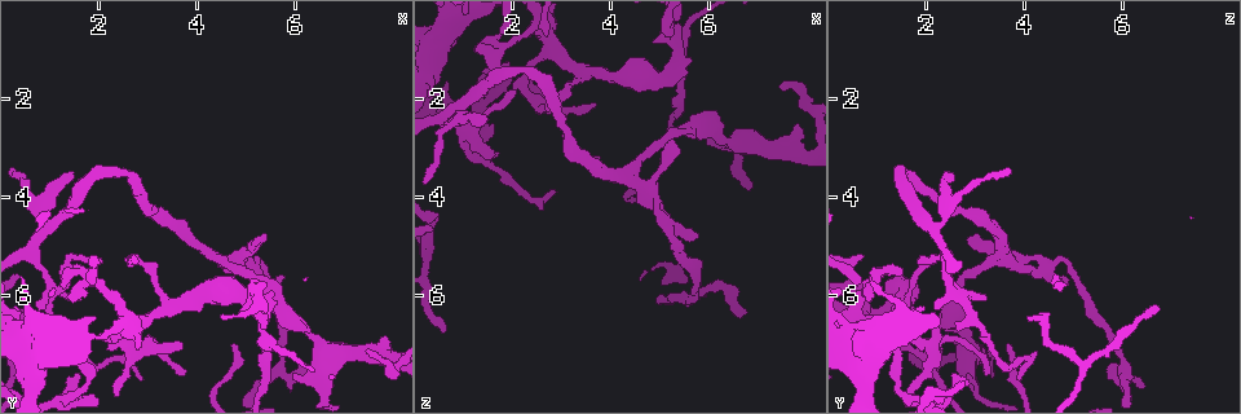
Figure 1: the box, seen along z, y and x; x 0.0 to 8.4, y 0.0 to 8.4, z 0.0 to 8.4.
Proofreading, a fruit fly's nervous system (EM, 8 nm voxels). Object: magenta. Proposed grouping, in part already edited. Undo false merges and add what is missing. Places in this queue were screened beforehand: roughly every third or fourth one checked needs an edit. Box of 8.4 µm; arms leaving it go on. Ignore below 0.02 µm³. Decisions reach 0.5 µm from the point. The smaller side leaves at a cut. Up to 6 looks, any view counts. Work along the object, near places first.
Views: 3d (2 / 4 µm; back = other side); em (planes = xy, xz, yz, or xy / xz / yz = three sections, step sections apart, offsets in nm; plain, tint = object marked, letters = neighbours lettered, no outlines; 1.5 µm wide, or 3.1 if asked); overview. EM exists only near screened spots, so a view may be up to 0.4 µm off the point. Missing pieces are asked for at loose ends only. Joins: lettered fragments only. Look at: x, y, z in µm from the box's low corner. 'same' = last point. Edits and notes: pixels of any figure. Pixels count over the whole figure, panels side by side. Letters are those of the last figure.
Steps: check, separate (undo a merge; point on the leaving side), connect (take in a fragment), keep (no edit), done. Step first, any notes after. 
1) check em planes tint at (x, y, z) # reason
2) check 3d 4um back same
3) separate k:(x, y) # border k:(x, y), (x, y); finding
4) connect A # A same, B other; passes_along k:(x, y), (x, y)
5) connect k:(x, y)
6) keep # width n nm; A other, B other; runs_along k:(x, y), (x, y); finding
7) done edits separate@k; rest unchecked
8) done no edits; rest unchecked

check 3d 2um at (7.75, 6.85, 2.50) # an open end

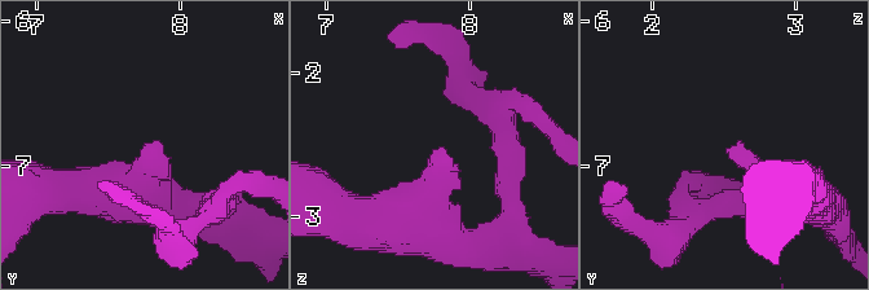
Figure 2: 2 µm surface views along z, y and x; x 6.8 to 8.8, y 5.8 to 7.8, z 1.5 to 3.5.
check em planes letters at (7.80, 6.82, 2.58)

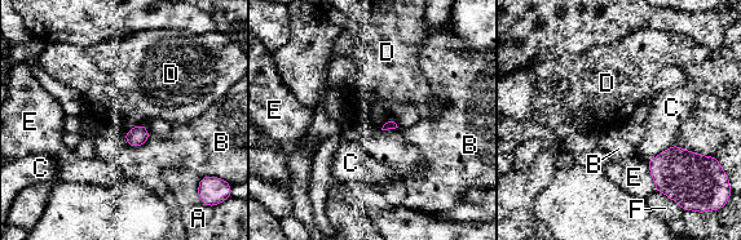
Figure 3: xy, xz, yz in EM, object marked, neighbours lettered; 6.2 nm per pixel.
keep # A other, B other, C other, D other, E other, F other; border 3:(144, 124), (137, 124), (126, 133); none of them fits

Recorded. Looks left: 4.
check em xz step 8 letters at (6.60, 7.80, 6.40) # tapers out

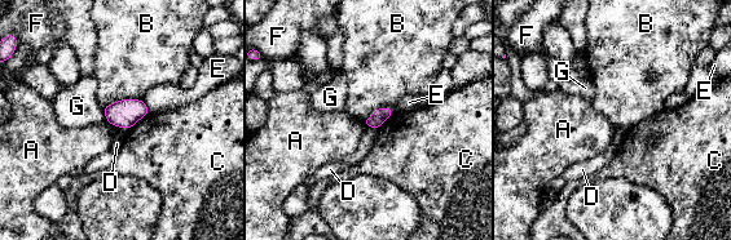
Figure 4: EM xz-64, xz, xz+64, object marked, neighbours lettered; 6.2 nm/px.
keep # A other, B other, C other, D other, E other, F other, G other; border 4:(101, 107), (109, 123), (127, 130); none of them fits

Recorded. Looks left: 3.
check em planes tint at (1.05, 5.70, 2.45) # arms part here

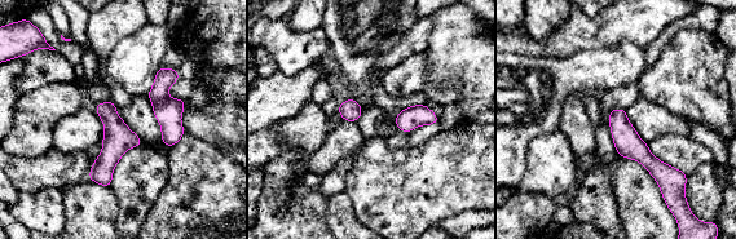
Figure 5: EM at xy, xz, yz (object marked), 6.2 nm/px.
check em planes letters same

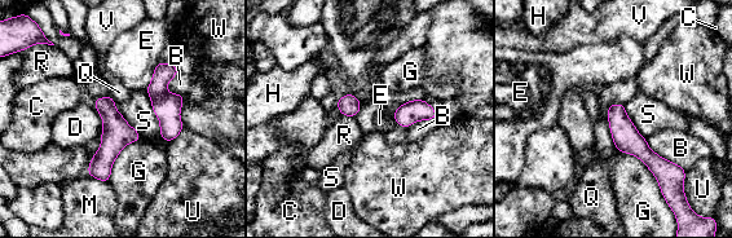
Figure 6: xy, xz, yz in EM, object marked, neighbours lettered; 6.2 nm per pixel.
keep # B other, C other, D other, E other, G other, H other, M other, Q other, R other, S other, U other, V other, W other; one cell here

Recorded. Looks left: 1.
done no edits; rest unchecked

